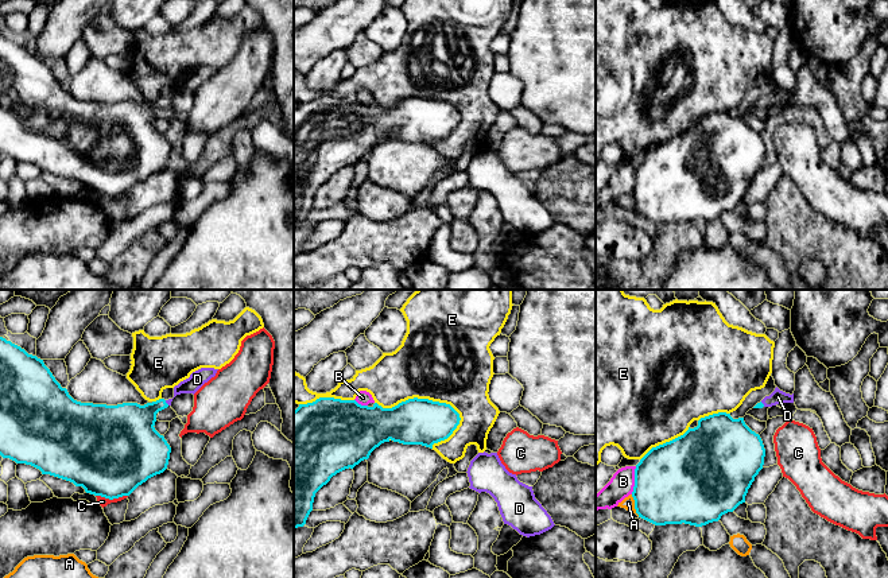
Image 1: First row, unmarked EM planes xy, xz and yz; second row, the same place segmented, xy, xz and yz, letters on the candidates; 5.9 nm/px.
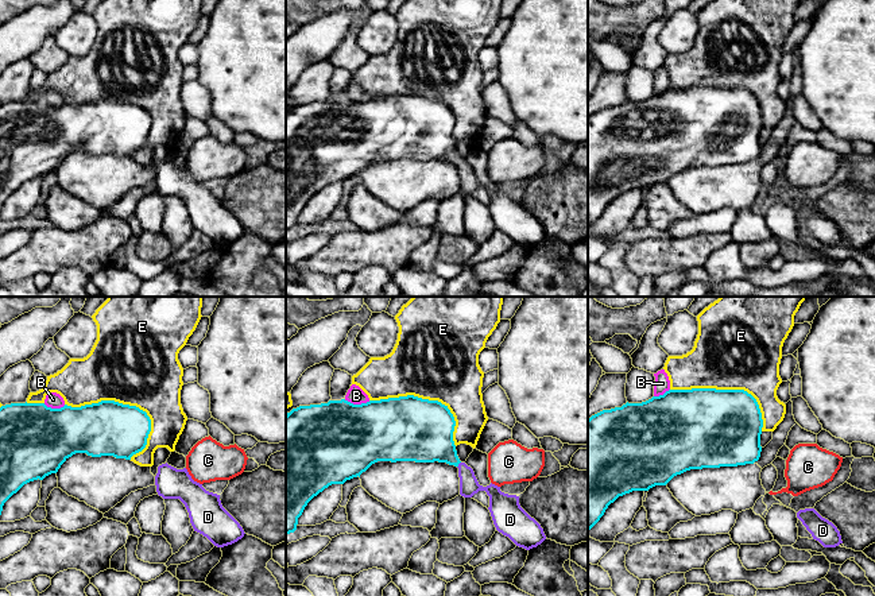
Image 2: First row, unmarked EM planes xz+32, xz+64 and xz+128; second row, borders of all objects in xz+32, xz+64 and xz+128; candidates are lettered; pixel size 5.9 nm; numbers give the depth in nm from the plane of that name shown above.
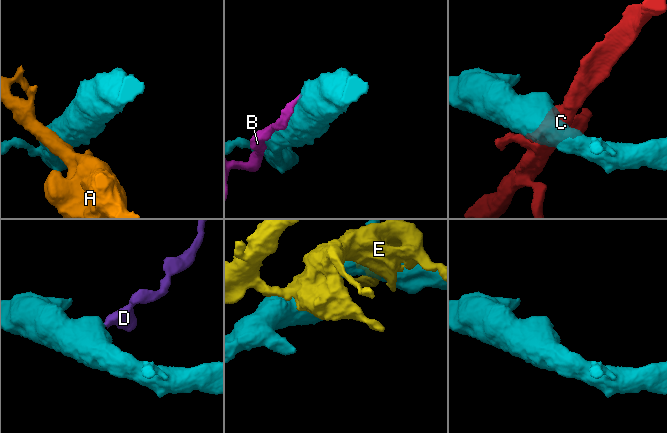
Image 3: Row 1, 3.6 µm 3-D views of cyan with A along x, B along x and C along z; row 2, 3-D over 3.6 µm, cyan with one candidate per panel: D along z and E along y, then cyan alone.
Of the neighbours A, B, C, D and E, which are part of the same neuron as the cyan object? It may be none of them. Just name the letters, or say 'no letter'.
D

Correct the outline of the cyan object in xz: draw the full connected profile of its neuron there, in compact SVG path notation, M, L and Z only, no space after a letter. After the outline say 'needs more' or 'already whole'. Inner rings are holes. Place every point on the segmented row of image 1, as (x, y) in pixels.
M319 397L313 403L299 404L294 411L294 528L306 524L315 493L333 476L368 459L381 443L393 441L433 449L434 443L453 434L459 420L459 414L450 404L418 397L392 408L383 408L377 403L368 407L356 400L334 397Z; already whole

